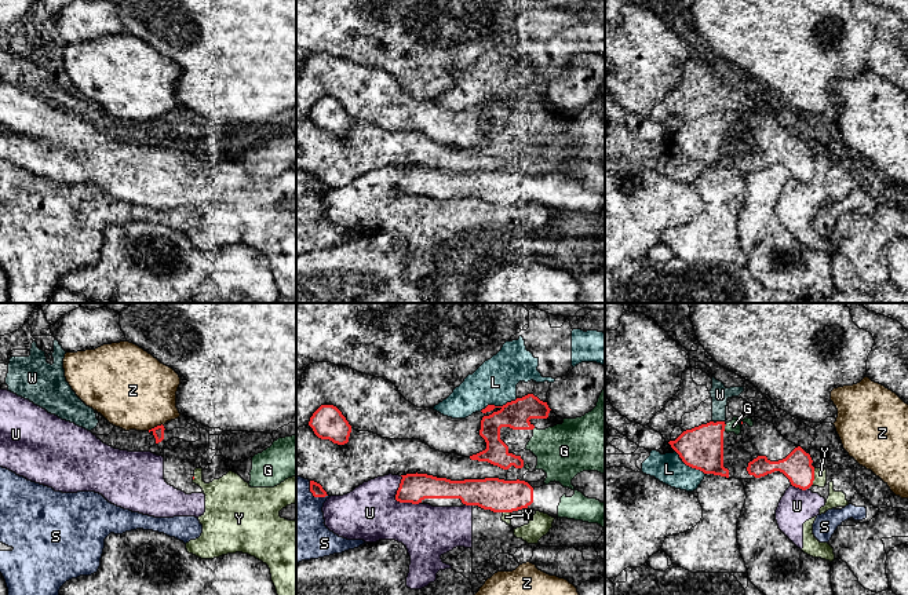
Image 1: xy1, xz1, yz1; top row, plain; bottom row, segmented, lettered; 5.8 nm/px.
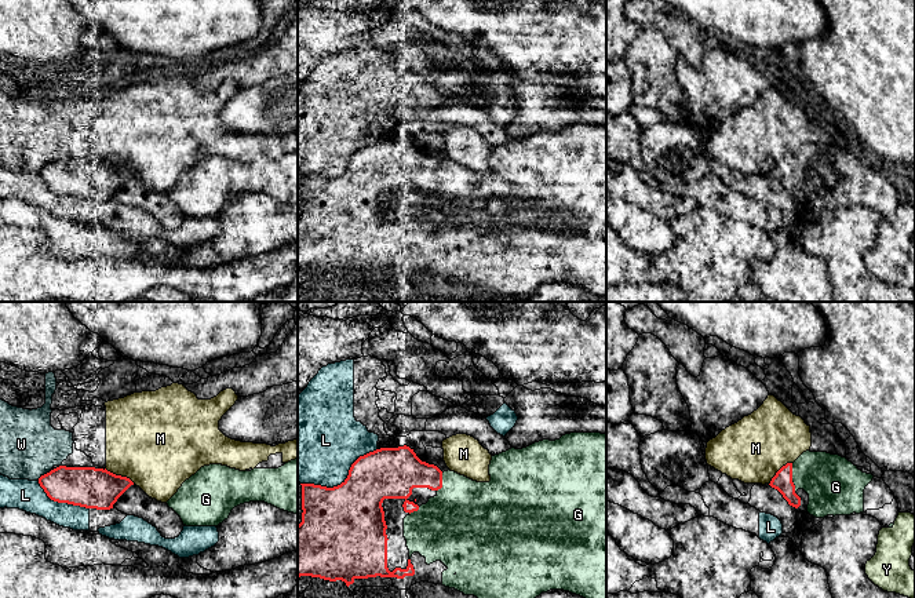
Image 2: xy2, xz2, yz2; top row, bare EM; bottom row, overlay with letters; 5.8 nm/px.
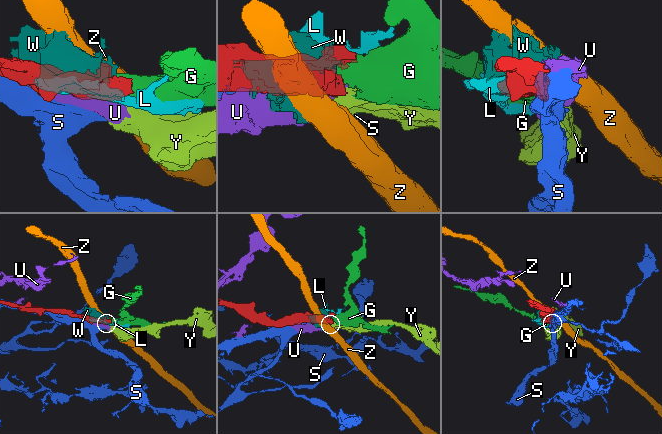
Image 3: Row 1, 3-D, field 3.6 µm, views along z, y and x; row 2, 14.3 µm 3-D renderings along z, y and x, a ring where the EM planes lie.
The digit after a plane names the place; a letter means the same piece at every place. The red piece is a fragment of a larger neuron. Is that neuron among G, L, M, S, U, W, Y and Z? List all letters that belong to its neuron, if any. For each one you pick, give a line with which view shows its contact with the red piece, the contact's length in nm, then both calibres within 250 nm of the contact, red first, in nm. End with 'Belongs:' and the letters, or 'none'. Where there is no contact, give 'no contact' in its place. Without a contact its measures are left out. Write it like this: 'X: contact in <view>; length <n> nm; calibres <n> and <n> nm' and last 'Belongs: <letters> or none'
G: contact in yz2; length 170 nm; calibres 110 and 320 nm
Belongs: G

